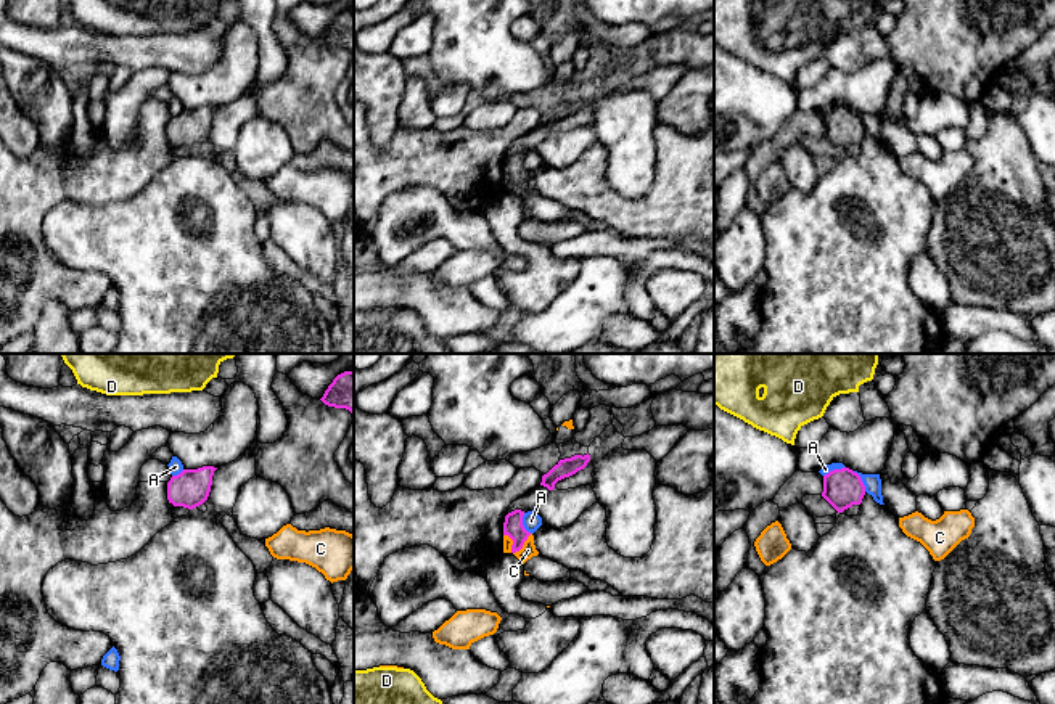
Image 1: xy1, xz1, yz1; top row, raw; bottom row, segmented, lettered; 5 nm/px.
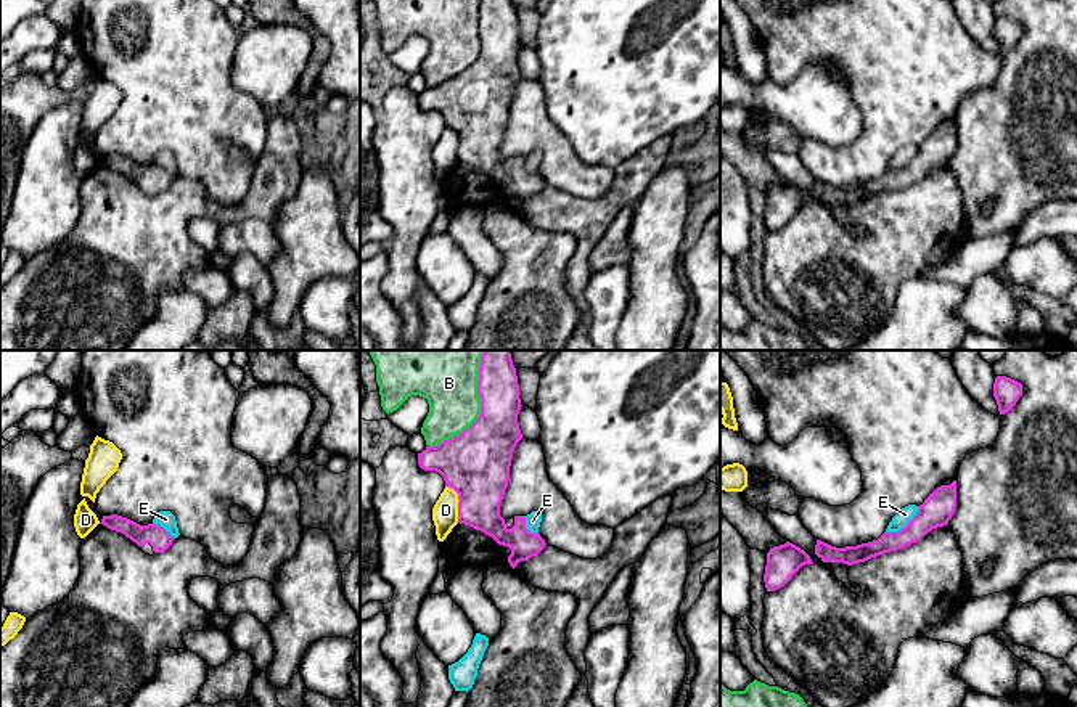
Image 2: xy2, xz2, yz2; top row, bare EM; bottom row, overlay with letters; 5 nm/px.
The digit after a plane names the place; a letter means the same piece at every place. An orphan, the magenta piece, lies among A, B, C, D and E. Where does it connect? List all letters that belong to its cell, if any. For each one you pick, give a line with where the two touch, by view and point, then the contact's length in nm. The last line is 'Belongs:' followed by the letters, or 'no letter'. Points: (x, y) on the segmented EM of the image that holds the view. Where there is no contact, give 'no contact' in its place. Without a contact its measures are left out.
C: contact xz1 (513, 552); length 140 nm
Belongs: C

